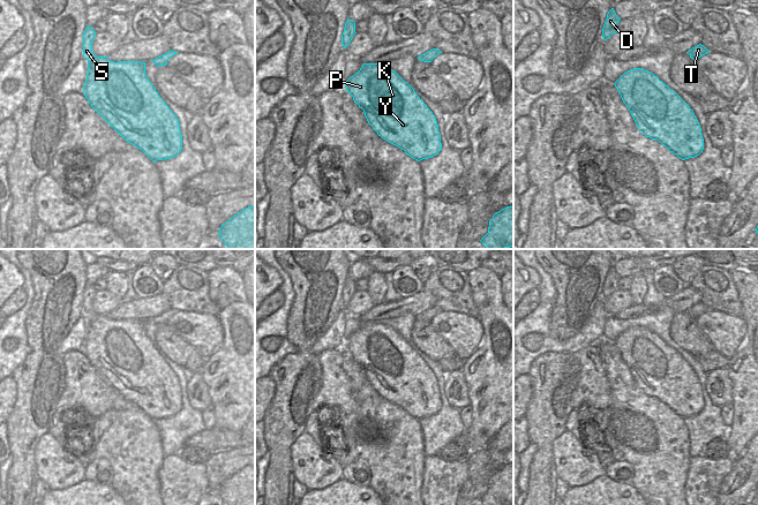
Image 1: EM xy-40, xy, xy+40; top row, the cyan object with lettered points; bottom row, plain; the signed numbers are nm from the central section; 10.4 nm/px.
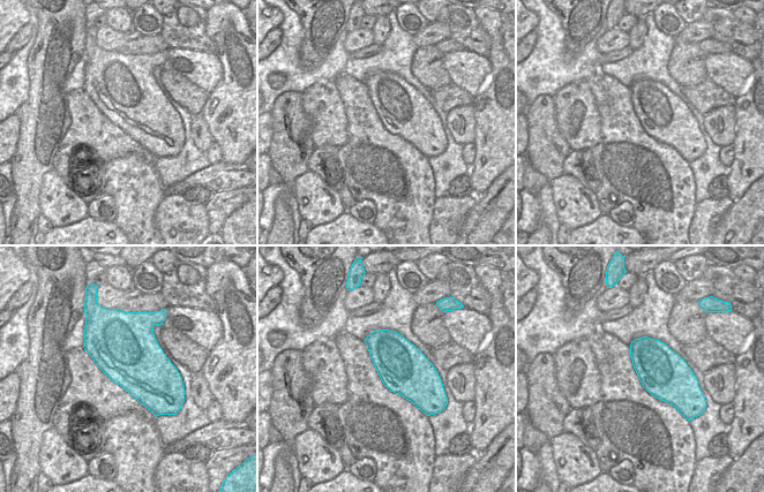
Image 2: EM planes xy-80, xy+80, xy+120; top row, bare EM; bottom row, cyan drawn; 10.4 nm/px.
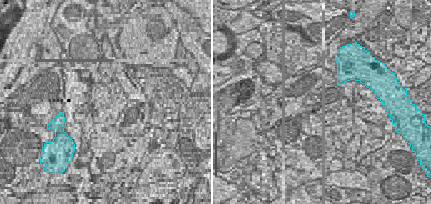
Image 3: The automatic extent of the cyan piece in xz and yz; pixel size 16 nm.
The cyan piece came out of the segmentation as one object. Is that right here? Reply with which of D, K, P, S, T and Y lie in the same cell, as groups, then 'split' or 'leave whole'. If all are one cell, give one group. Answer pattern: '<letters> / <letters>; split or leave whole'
D K P S T Y; leave whole

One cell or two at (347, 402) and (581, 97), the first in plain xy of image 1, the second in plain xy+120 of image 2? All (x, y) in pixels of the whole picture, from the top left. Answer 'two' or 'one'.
one

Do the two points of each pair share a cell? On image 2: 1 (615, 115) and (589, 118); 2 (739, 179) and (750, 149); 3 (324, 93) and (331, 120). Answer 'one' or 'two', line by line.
1: two
2: one
3: one

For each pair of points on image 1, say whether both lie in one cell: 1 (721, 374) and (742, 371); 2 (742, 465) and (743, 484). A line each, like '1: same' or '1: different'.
1: different
2: same

